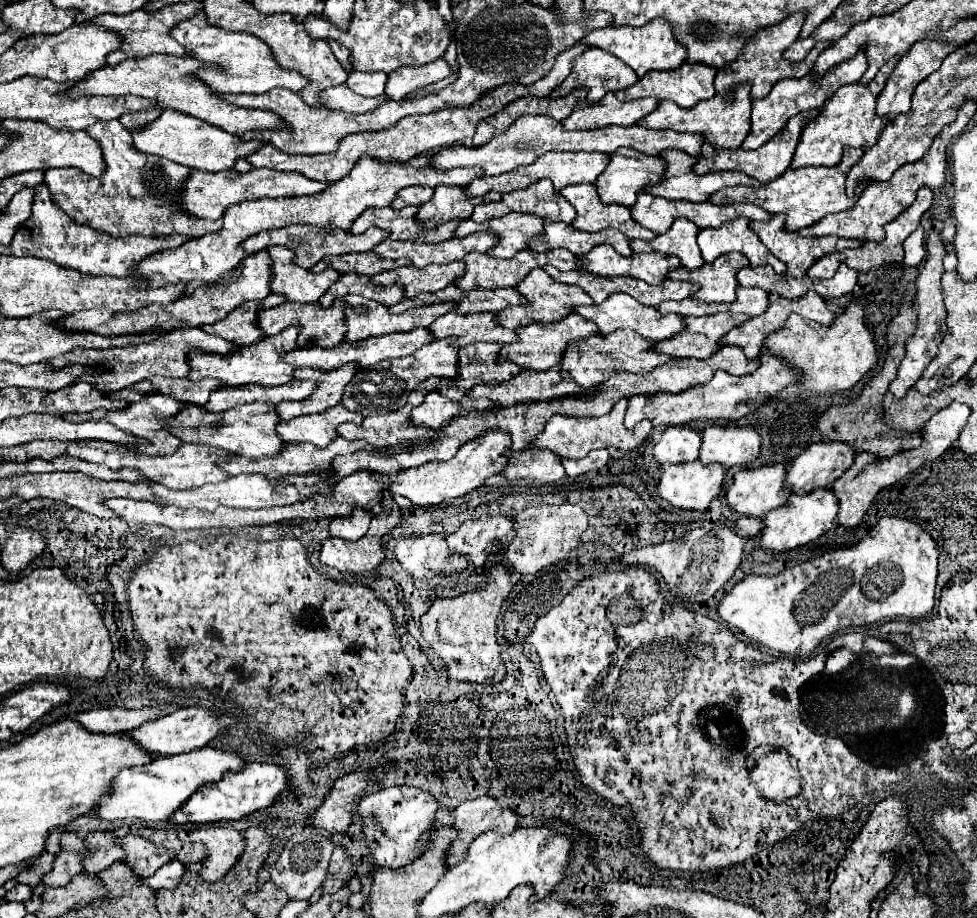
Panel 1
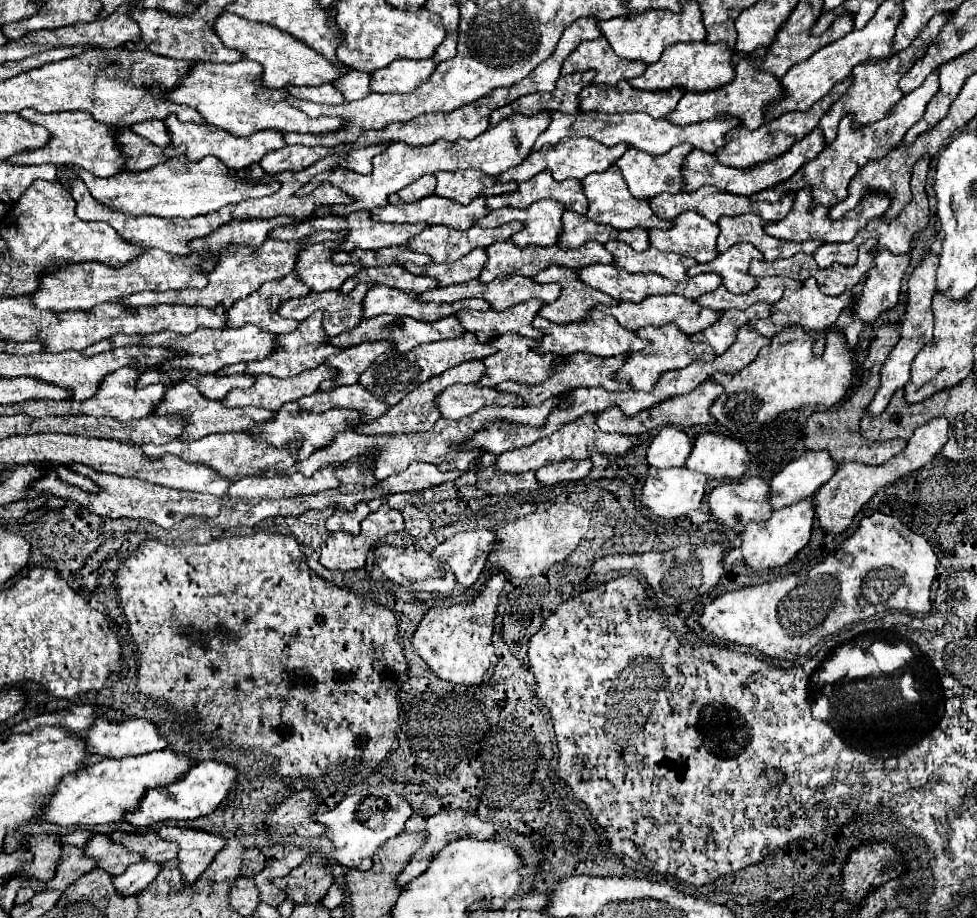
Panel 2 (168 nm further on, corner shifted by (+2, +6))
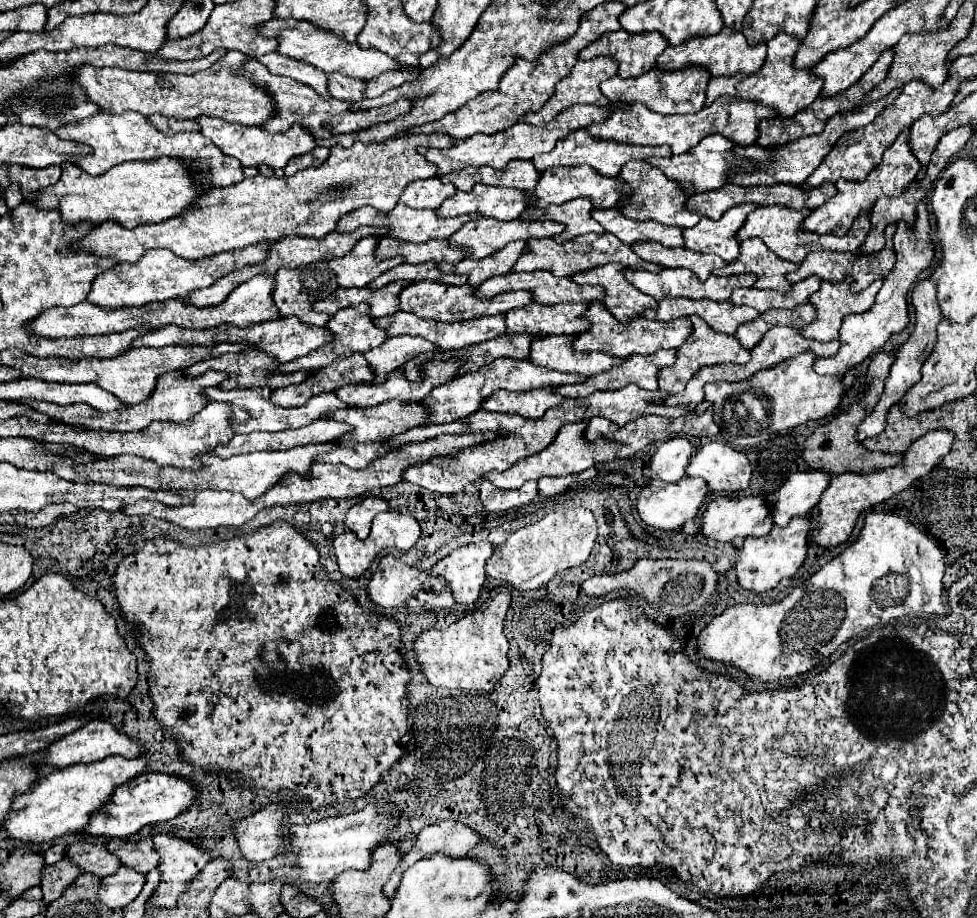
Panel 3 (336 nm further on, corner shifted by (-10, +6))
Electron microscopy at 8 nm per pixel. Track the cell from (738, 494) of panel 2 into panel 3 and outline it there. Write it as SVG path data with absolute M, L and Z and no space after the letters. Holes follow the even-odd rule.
M717 496L713 498L703 514L699 516L699 534L713 538L717 542L729 542L729 544L739 544L741 540L749 536L765 536L773 528L773 522L769 518L769 510L765 506L763 496L743 496L743 498L727 498L727 496Z

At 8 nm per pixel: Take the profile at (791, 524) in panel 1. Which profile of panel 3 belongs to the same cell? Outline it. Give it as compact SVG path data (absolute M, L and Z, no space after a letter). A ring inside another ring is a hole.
M793 518L789 526L773 526L767 536L747 538L741 546L741 554L735 564L737 582L751 592L769 592L779 586L783 578L791 578L807 556L807 536L809 536L809 518Z

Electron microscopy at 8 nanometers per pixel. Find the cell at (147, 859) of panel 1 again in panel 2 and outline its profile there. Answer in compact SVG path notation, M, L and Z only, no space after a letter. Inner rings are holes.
M93 834L93 838L85 846L85 854L95 858L99 868L107 870L111 876L119 876L119 874L123 874L127 870L129 864L145 860L143 854L131 852L129 848L113 842L105 834Z

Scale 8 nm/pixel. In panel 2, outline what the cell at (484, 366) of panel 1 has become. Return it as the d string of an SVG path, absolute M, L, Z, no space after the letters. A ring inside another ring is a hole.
M503 334L493 340L492 344L497 351L495 354L491 354L489 358L481 360L485 364L485 374L477 380L477 386L491 386L493 388L503 380L517 380L517 382L525 382L525 384L537 384L537 382L543 382L545 376L549 376L551 364L557 360L557 358L549 358L547 354L537 352L535 350L537 340L523 338L523 336L517 334Z

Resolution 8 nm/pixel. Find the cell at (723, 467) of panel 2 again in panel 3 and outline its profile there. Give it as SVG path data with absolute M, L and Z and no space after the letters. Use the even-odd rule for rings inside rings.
M709 442L697 450L685 474L703 478L713 492L733 494L749 486L751 464L743 452L723 442Z

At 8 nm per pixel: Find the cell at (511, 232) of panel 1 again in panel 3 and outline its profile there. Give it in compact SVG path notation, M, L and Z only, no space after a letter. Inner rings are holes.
M575 198L561 206L549 206L549 214L551 214L549 218L565 226L565 230L559 236L555 236L555 240L557 242L573 240L585 232L605 234L605 228L597 220L593 220L591 210L593 210L591 198Z

